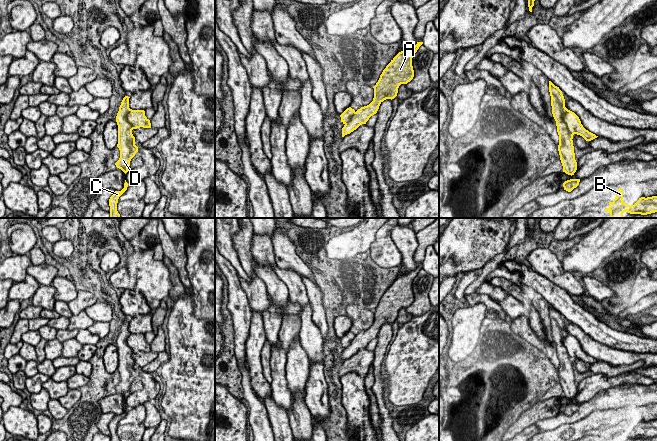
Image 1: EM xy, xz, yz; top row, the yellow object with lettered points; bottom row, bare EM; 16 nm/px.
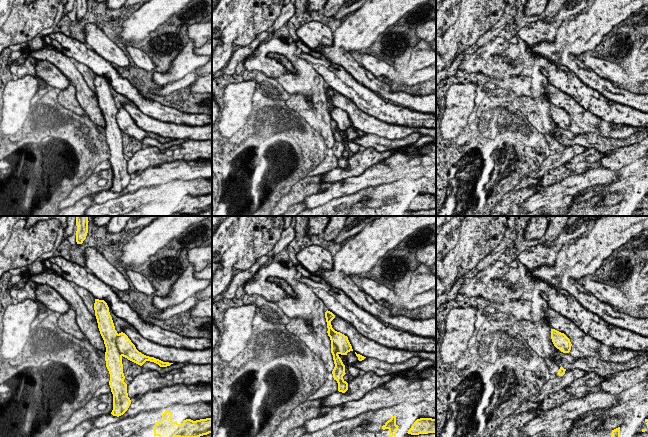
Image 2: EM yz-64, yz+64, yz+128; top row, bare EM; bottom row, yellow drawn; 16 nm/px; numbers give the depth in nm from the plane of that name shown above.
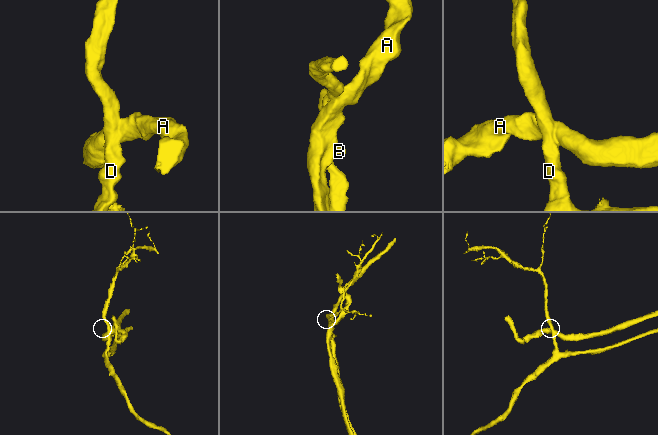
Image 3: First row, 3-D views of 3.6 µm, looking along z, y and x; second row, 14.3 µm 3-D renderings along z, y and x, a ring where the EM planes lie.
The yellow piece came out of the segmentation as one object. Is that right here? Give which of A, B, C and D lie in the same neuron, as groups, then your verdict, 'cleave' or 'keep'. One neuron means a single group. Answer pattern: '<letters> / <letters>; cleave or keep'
A / B C D; cleave

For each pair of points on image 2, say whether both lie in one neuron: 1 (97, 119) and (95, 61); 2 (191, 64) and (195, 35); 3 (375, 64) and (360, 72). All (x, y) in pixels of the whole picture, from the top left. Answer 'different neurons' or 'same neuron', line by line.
1: different neurons
2: different neurons
3: different neurons

